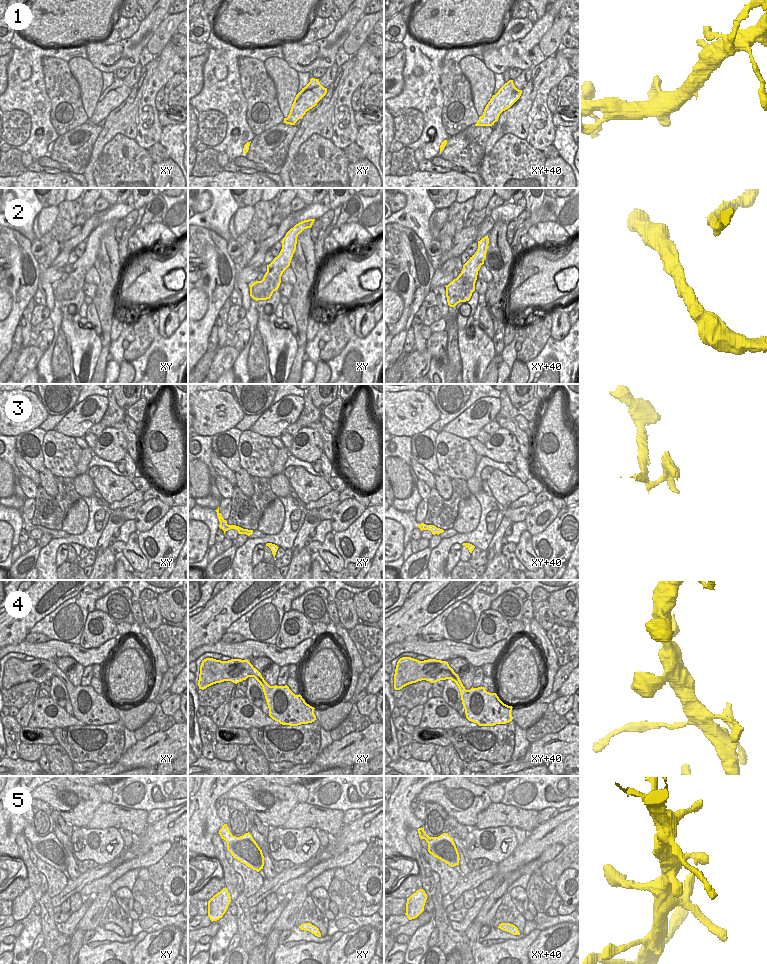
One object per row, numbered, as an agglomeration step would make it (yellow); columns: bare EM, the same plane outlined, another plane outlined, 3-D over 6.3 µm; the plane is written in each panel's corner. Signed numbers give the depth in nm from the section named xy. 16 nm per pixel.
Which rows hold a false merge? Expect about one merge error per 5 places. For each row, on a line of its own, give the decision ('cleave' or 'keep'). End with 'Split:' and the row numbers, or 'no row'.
1: keep
2: keep
3: cleave
4: keep
5: keep
Split: 3

